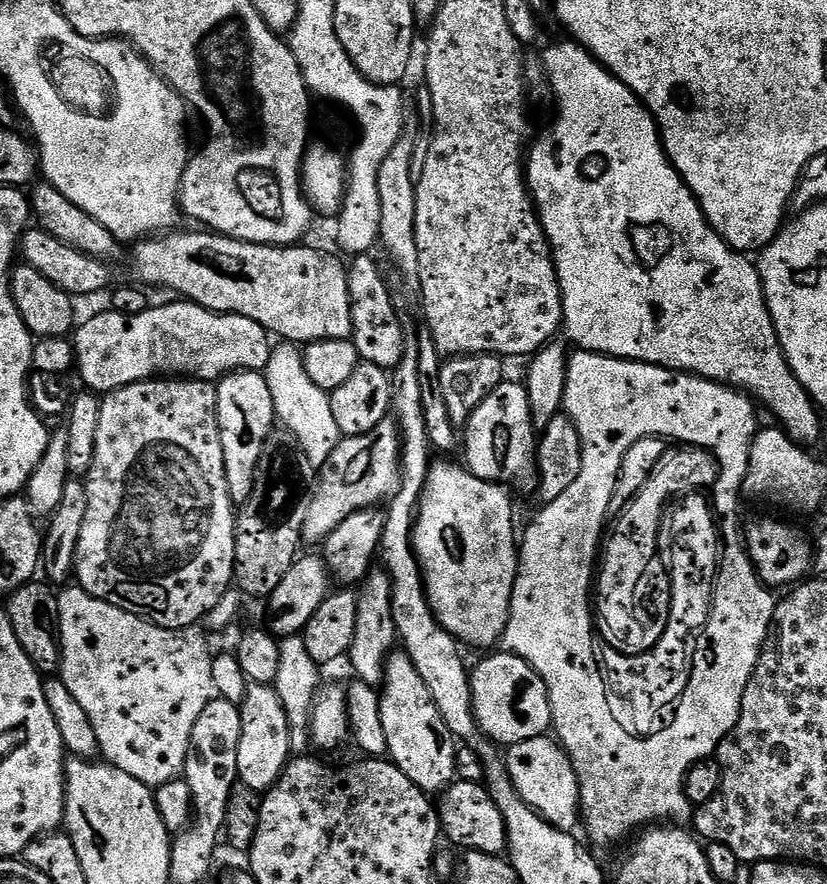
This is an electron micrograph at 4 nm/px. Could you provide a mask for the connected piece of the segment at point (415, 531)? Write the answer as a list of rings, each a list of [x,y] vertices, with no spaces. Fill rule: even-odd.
[[[433,463],[428,469],[428,477],[412,525],[412,547],[415,551],[423,583],[426,585],[426,597],[429,607],[432,608],[436,620],[448,633],[456,637],[461,645],[473,644],[476,648],[488,648],[492,643],[499,641],[504,635],[504,628],[508,624],[508,611],[512,601],[512,587],[516,581],[516,565],[518,563],[518,540],[512,537],[512,500],[508,497],[509,489],[503,484],[491,484],[488,480],[478,478],[467,467],[456,464]]]

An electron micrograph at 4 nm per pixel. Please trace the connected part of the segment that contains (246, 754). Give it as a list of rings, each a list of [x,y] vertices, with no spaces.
[[[249,683],[240,705],[242,735],[238,744],[239,783],[258,793],[264,793],[276,784],[291,757],[291,732],[285,710],[269,684]]]

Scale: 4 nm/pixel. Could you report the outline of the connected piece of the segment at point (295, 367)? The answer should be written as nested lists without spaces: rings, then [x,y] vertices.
[[[291,342],[277,343],[262,375],[274,402],[277,421],[296,439],[296,447],[303,463],[305,460],[313,470],[323,468],[332,451],[339,446],[342,437],[338,422],[334,422],[331,395],[310,382],[304,366],[303,351]]]

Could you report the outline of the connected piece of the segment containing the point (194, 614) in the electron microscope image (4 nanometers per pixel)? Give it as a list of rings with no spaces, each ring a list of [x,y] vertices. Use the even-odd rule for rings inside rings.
[[[157,378],[138,381],[136,384],[126,385],[124,388],[114,389],[101,399],[100,413],[98,414],[98,438],[94,438],[94,460],[90,470],[86,473],[86,512],[82,518],[82,528],[78,534],[76,557],[74,567],[74,580],[79,587],[83,588],[88,595],[98,598],[102,602],[110,602],[110,606],[118,606],[118,610],[126,610],[138,618],[150,621],[163,628],[191,628],[199,625],[207,617],[208,613],[218,606],[218,602],[227,594],[234,584],[236,574],[236,512],[234,502],[228,493],[226,482],[226,466],[222,454],[222,434],[218,430],[218,418],[216,417],[216,384],[207,380],[183,379],[183,378]]]

